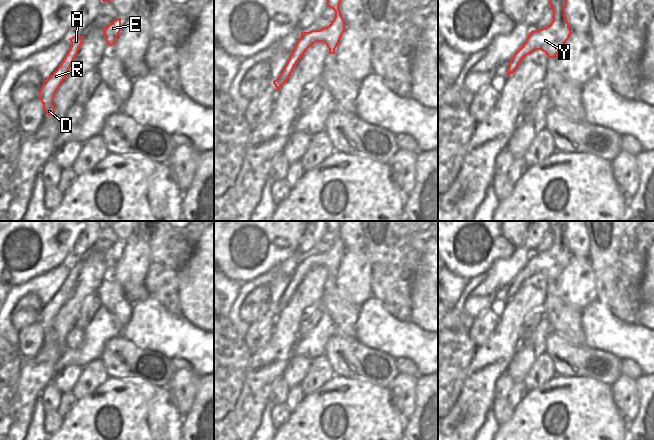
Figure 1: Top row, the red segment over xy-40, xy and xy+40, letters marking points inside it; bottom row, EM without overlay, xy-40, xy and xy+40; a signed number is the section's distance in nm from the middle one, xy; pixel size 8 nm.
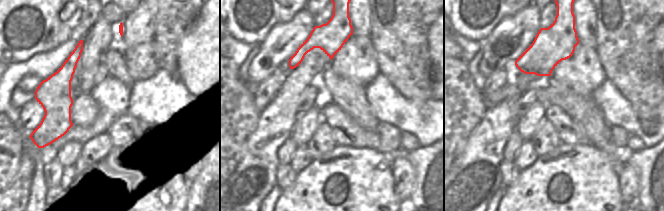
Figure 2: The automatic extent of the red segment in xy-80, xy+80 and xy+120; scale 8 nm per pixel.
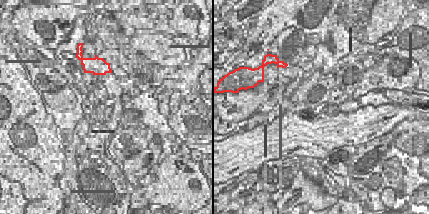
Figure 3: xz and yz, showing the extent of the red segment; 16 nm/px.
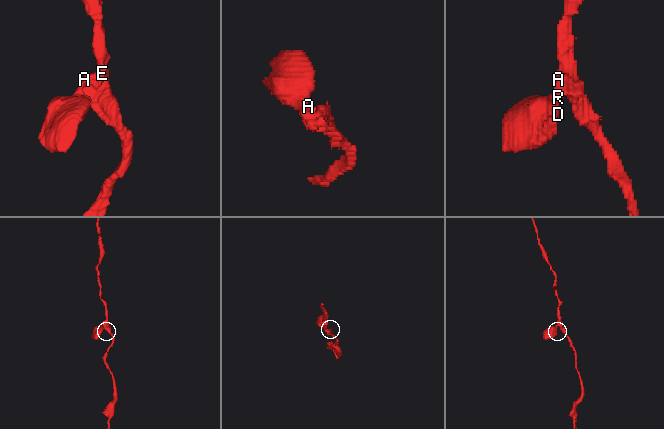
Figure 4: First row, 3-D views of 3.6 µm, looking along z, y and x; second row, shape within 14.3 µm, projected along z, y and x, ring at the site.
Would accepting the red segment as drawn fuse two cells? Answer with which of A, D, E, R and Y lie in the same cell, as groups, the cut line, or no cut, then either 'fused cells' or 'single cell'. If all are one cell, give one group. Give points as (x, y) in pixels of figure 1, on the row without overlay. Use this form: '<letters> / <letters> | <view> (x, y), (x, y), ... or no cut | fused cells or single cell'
A D E R Y | no cut | single cell

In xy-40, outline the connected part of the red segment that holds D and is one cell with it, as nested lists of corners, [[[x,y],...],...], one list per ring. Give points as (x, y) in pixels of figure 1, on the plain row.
[[[73,260],[69,263],[71,271],[59,289],[59,291],[43,306],[39,315],[39,323],[43,327],[43,333],[48,340],[55,339],[53,323],[61,307],[67,301],[67,297],[83,267],[83,260]]]

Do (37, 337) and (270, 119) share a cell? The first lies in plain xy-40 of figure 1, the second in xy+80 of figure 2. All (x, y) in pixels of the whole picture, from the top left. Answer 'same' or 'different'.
different

